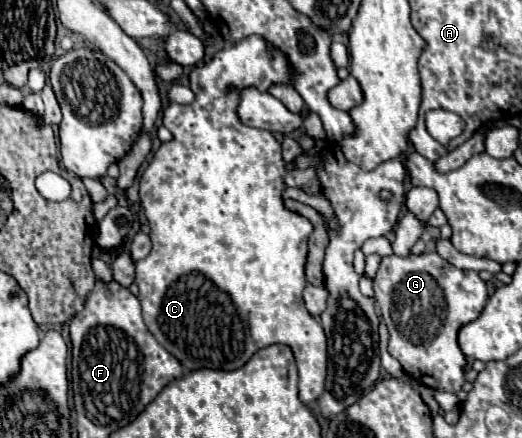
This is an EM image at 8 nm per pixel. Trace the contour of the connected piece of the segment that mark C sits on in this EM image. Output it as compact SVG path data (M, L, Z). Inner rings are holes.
M249 36L249 38L241 40L235 46L225 46L223 50L215 52L215 56L209 62L195 66L191 70L191 74L189 74L189 82L191 82L189 86L191 86L191 90L195 94L195 100L191 104L175 104L175 102L171 102L163 110L163 126L171 130L173 140L163 142L157 148L151 164L147 166L147 170L143 172L143 176L139 180L139 196L141 196L141 204L143 204L147 220L149 220L149 226L151 226L151 234L149 236L151 236L151 242L153 242L153 248L151 248L149 256L135 262L135 266L137 266L135 282L139 286L139 300L141 300L141 306L143 306L145 324L149 328L149 332L157 338L157 342L161 342L161 346L167 348L187 370L197 370L197 368L235 370L235 368L241 368L249 360L249 340L253 340L259 350L265 348L265 346L271 346L271 344L279 344L279 342L287 344L287 346L291 346L291 350L295 354L297 368L299 368L299 398L305 404L309 404L309 402L313 402L313 400L317 400L321 396L327 375L327 337L325 332L323 332L323 328L321 328L321 324L307 312L305 302L303 302L303 290L305 290L305 284L307 284L307 280L305 280L305 254L307 254L309 234L313 232L313 226L311 226L311 222L305 216L289 210L283 204L283 190L285 190L285 180L283 178L285 178L287 170L291 168L291 164L283 160L281 144L273 138L271 132L259 130L259 128L249 128L237 116L241 90L257 88L259 92L267 92L269 86L275 84L275 82L282 82L292 86L289 64L285 62L285 56L279 50L273 50L271 46L267 50L267 46L265 46L265 42L261 38Z

